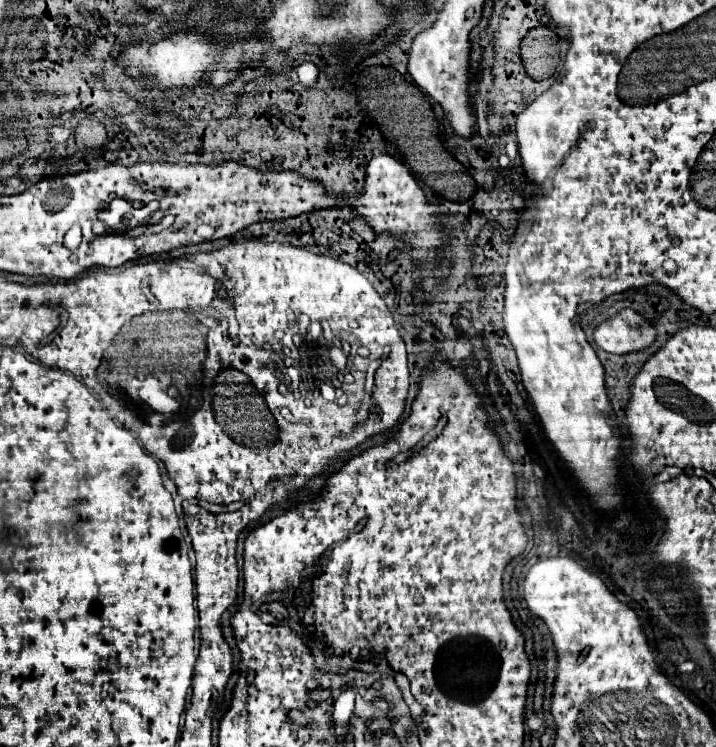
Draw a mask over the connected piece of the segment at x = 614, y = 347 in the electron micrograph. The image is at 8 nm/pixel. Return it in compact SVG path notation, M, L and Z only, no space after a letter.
M628 308L594 330L596 344L610 354L630 354L654 344L658 332L636 310Z

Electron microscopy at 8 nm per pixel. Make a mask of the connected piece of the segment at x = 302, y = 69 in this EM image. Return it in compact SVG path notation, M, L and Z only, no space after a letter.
M298 66L298 78L302 84L310 84L318 78L318 68L316 66Z

